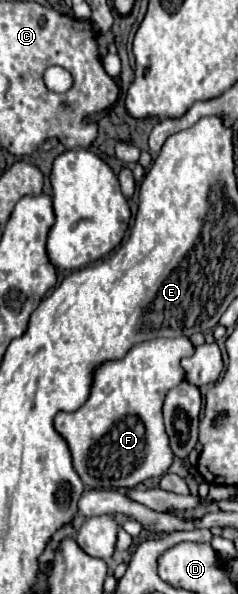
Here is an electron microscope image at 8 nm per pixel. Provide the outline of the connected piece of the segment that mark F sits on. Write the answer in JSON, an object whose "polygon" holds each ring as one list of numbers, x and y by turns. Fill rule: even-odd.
{"polygon":[[186,336,138,344,122,360,102,364,94,372,94,384,82,408,56,414,54,428,66,440,84,486,134,488,152,476,166,474,174,456,162,424,162,402,166,392,184,380,180,360,192,352,194,346]]}

